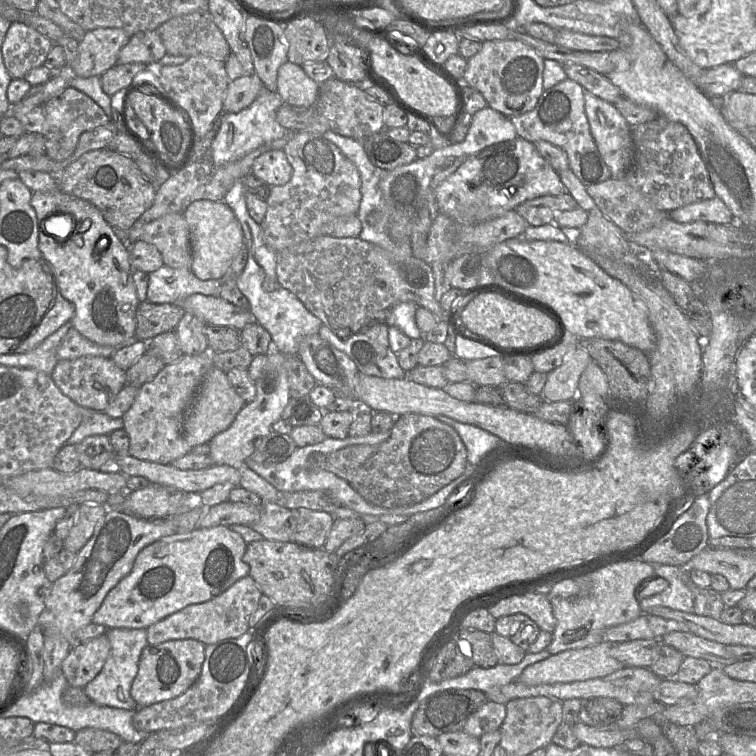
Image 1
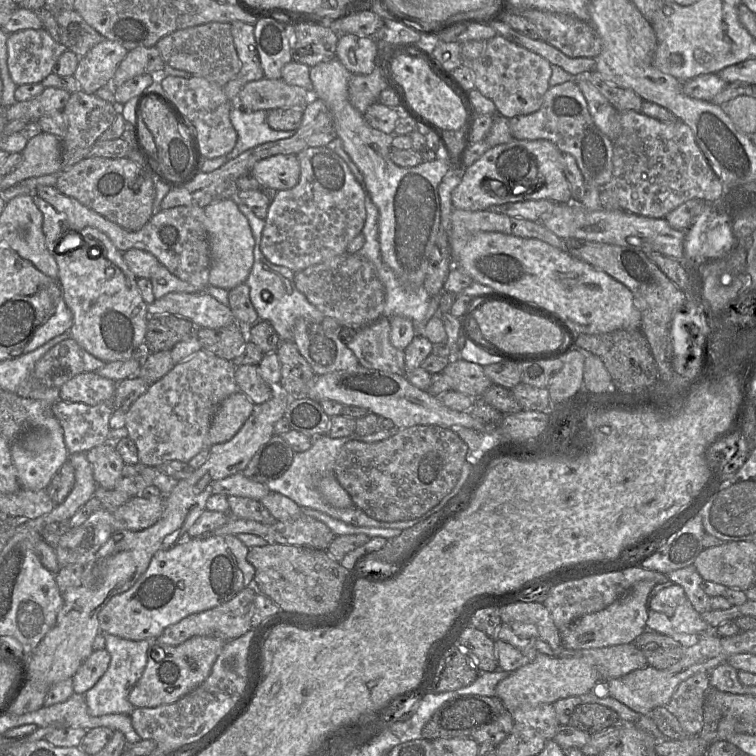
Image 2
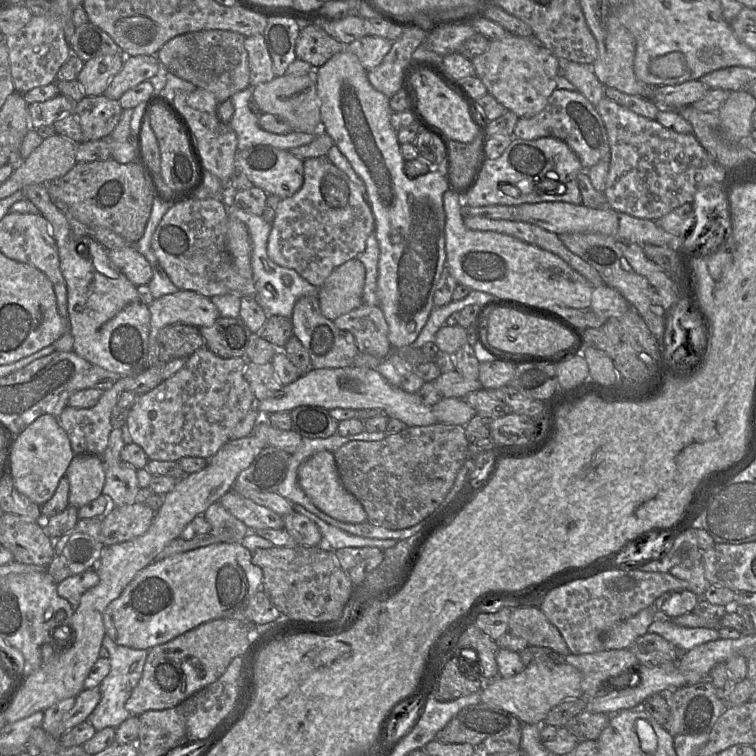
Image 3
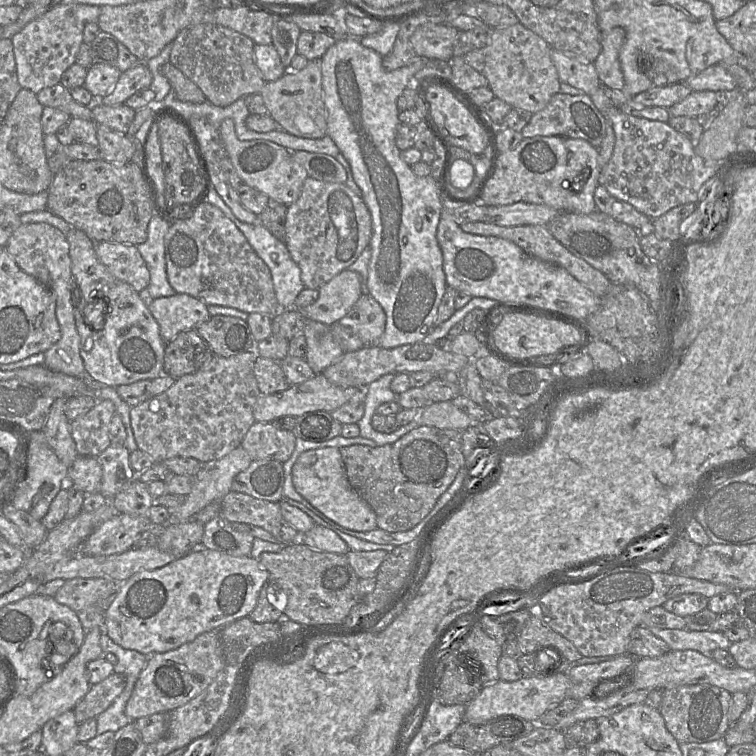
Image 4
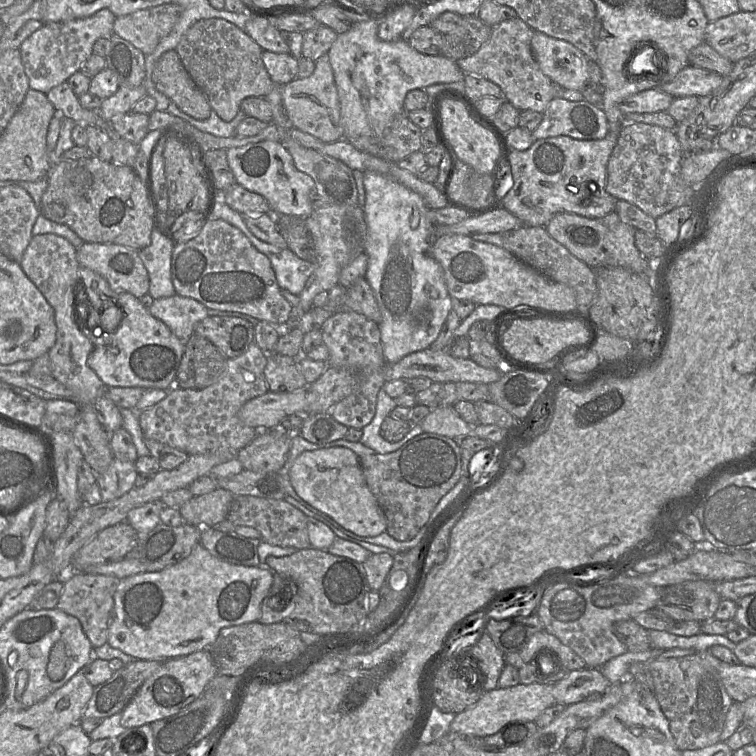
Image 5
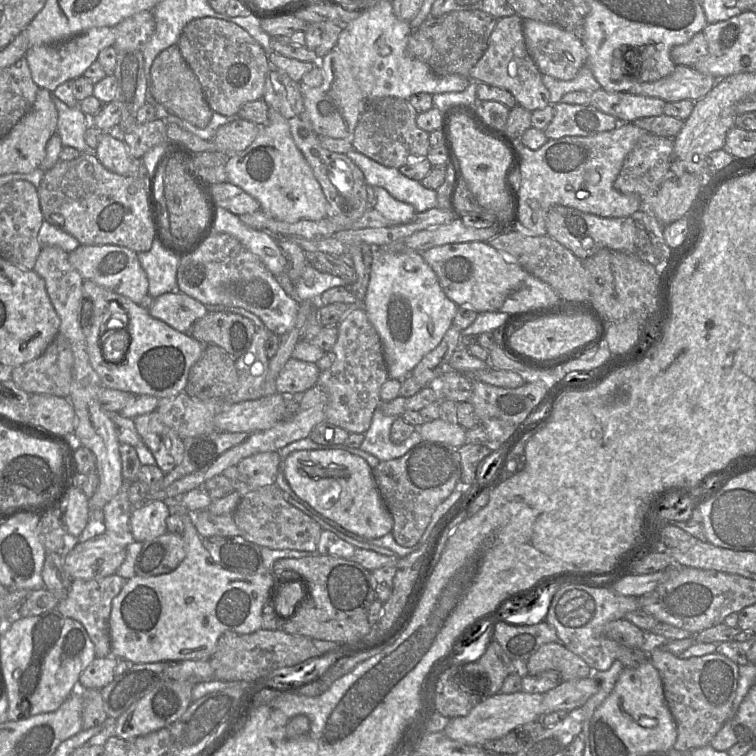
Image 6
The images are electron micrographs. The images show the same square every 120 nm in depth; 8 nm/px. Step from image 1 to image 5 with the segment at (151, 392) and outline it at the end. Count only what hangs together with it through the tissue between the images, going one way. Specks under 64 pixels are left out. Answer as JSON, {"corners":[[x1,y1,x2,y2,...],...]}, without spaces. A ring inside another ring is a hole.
{"corners":[[253,341,244,354,227,358,223,372,214,384,203,389,170,388,164,399,138,412,144,438,167,444,188,455,208,454,218,448,238,452,260,431,244,424,238,418,238,411,247,401,269,391,264,375,267,361,268,354]]}

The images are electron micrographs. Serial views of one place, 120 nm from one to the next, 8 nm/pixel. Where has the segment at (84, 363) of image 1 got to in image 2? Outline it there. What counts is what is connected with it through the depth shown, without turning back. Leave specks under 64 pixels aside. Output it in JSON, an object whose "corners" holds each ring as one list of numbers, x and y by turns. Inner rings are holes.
{"corners":[[97,372,78,374,59,388,62,401,80,402,96,406,109,402,115,395,117,382,102,377]]}

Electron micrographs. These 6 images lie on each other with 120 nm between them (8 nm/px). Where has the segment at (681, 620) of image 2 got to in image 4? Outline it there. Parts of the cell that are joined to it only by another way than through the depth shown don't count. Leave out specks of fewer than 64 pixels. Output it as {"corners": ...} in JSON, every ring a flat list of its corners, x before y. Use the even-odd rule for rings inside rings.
{"corners":[[650,628,649,630,665,641,670,651,695,650,705,656,711,656,714,650,727,650,731,645,723,632,661,628]]}

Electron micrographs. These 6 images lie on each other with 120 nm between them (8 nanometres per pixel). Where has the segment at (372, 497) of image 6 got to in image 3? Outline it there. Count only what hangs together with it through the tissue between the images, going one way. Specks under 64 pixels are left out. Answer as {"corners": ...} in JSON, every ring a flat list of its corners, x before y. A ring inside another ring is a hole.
{"corners":[[323,450,306,459,298,468,298,482,311,501,332,518,345,523,368,521,363,505,343,486,338,474,334,453]]}

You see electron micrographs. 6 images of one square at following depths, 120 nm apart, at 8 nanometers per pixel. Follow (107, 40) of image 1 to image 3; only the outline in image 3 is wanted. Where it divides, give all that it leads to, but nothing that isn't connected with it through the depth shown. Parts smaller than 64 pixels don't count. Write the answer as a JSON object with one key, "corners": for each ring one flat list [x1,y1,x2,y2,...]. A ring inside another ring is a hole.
{"corners":[[124,54,104,55,84,63,78,82,86,96,100,96,124,65]]}

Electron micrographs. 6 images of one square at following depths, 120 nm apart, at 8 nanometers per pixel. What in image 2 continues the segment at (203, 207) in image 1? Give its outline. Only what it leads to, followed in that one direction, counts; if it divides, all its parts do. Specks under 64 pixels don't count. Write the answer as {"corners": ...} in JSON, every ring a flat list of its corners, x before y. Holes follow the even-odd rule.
{"corners":[[225,199,204,207,205,228,210,247,209,284,231,290,246,283,254,263,255,240,247,218,233,199]]}

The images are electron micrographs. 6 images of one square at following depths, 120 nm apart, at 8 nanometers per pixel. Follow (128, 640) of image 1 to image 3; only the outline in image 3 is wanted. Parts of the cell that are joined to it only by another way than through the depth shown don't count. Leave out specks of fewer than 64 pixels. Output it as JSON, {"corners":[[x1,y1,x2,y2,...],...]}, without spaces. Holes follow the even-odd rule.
{"corners":[[107,634,103,637,102,645,109,651,111,670,99,685,100,701,87,718,87,721,92,724,96,732,106,727,117,728,130,716,125,708,125,702,139,682,148,656,148,650,116,644]]}

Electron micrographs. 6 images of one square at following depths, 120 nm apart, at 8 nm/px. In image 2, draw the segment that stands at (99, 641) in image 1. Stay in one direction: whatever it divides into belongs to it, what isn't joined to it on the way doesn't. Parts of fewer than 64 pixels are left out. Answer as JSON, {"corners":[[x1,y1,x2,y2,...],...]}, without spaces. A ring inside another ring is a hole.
{"corners":[[105,649,94,650,72,677,75,693,84,695,106,672,110,654]]}

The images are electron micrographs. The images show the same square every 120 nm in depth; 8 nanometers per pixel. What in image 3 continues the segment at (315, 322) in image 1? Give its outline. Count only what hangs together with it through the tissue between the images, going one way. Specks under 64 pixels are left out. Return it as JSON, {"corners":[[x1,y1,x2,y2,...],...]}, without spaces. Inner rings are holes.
{"corners":[[227,206,226,210,229,217,242,221,248,228,252,245,251,264,255,284,254,299,264,310,267,317,284,316,291,318,294,305,299,298,302,296,318,297,319,288,311,285,295,270,282,267,269,258,267,243,271,224,267,223,261,216,248,213,237,206]]}

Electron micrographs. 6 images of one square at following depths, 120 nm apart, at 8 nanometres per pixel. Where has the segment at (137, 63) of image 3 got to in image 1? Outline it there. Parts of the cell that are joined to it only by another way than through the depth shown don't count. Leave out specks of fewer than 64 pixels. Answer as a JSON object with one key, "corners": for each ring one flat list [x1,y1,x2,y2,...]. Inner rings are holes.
{"corners":[[157,30,138,32,130,37,120,51,118,64,159,65,159,61,166,54,166,48]]}

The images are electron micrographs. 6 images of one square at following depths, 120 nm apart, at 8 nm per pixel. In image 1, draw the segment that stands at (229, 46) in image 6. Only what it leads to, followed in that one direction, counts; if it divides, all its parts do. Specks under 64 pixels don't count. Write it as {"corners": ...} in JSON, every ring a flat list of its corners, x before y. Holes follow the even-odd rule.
{"corners":[[208,9,171,18,157,31,170,55,204,55,226,62,231,53,227,40]]}

